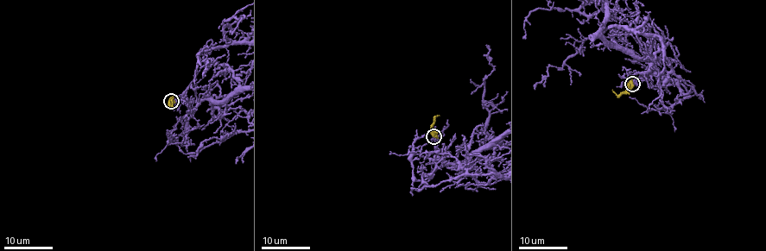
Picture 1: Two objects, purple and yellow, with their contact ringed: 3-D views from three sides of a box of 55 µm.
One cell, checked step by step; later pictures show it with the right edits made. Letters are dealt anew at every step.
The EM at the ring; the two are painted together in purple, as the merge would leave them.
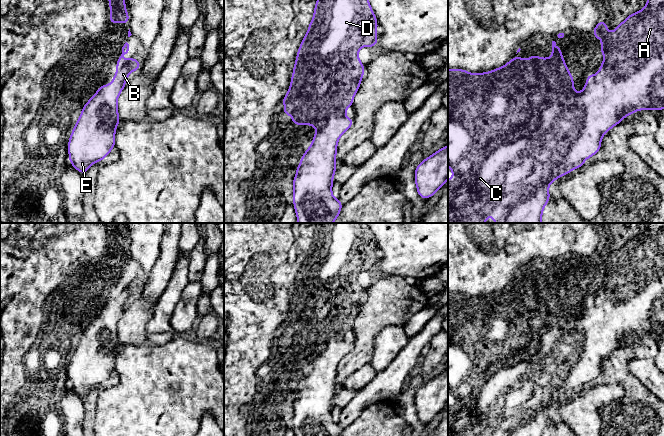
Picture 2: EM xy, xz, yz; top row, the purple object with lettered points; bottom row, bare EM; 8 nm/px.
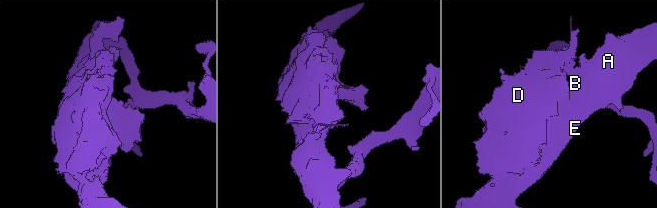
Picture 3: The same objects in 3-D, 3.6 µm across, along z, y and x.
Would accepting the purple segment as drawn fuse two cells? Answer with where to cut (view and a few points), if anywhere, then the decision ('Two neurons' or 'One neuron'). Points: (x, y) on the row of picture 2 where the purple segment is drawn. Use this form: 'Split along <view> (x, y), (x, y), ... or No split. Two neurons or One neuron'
No split. One neuron

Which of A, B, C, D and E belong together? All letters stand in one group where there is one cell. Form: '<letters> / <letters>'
A B C D E

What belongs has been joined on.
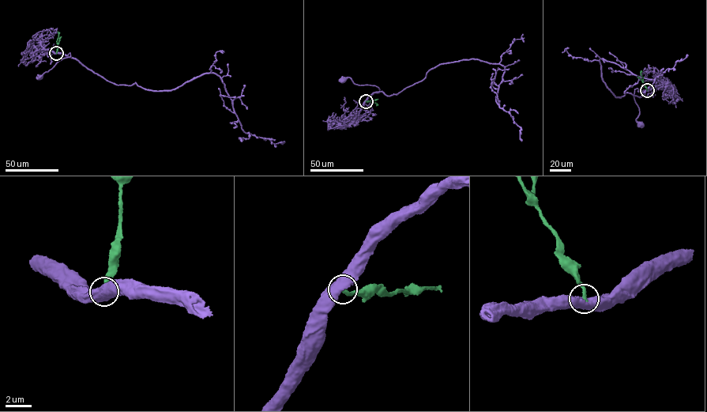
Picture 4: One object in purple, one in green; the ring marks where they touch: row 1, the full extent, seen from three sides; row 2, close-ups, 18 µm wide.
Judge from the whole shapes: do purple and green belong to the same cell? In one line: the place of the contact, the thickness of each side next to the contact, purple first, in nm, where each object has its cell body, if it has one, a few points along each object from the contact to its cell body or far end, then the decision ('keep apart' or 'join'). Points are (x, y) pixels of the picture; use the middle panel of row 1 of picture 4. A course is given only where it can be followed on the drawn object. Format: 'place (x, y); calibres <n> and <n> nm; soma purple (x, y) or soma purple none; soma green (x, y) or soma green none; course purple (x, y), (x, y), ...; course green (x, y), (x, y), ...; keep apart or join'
place (366, 101); calibres 650 and 320 nm; soma purple (342, 80); soma green none; course purple (366, 101), (370, 95), (379, 92), (378, 88), (355, 84), (349, 77), (341, 80); course green (366, 101), (377, 103), (376, 105); keep apart

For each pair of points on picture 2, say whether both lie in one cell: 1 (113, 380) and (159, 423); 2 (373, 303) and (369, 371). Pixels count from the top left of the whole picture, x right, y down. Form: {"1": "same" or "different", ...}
{"1": "different", "2": "different"}

